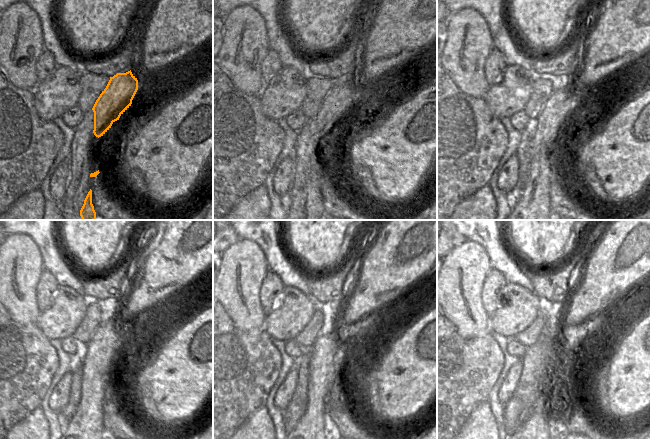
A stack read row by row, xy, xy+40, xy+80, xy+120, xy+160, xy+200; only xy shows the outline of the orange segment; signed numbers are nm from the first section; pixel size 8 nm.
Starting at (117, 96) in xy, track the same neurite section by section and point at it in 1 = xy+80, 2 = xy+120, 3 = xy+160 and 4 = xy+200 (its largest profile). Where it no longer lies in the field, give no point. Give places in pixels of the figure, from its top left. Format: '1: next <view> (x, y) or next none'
1: next xy+80 (531, 199)
2: next xy+120 (100, 356)
3: next xy+160 (325, 357)
4: next xy+200 (537, 423)

